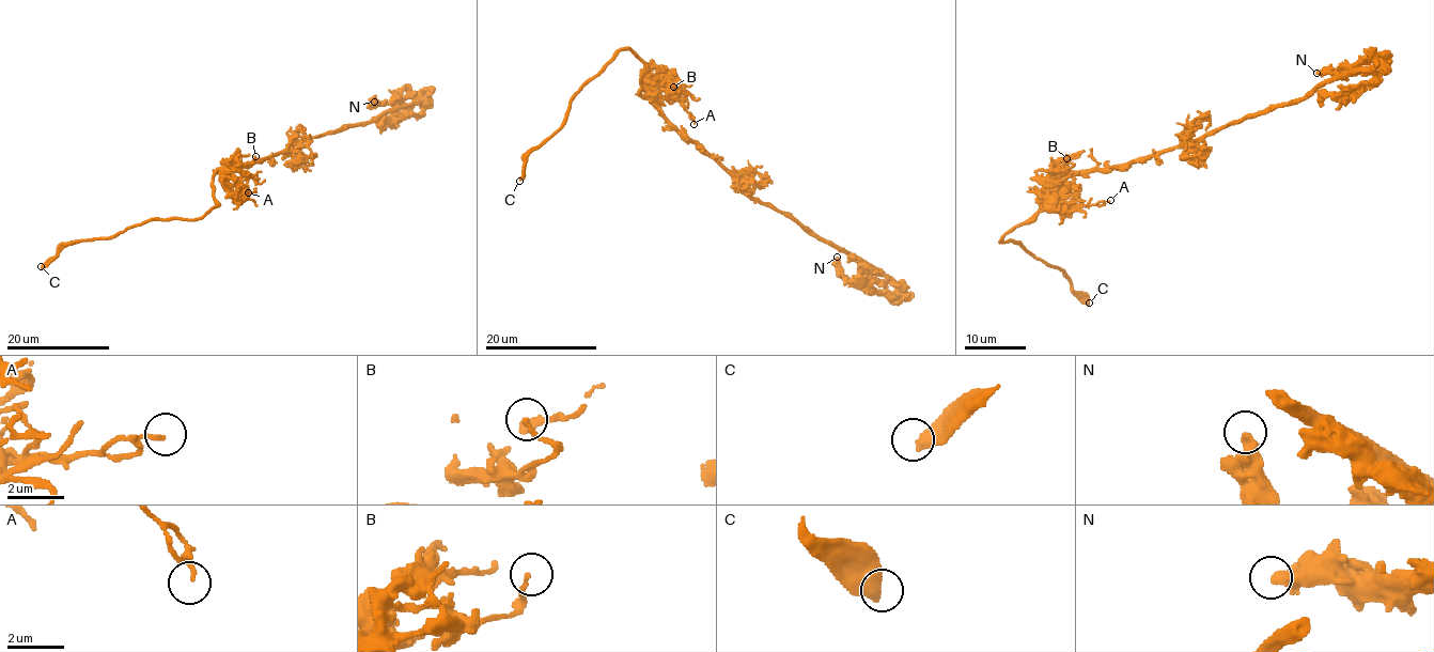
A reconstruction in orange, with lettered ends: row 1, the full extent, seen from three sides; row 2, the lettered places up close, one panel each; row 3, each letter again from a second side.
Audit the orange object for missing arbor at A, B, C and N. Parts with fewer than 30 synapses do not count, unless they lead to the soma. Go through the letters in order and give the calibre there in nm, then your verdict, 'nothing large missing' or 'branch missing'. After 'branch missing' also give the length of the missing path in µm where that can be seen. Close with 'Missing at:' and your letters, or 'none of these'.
A: 90 nm thick; nothing large missing
B: 160 nm thick; nothing large missing
C: 480 nm thick; branch missing; about 15 µm are missing
N: 280 nm thick; nothing large missing
Missing at: C

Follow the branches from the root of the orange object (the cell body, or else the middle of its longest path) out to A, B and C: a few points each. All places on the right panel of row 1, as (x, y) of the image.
A: (1144, 156), (1123, 165), (1081, 171), (1058, 196), (1062, 203), (1071, 205), (1096, 205), (1110, 200)
B: (1144, 156), (1123, 165), (1086, 169), (1071, 175), (1054, 173), (1072, 166), (1066, 158)
C: (1144, 156), (1061, 174), (1058, 191), (999, 241), (1022, 244), (1062, 269), (1089, 303)

